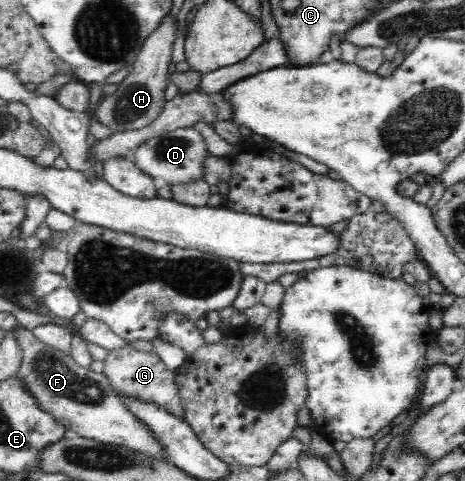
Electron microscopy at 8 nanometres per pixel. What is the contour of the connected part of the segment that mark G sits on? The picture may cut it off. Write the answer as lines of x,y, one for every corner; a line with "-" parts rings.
126,345
108,352
103,361
102,373
117,393
127,395
132,399
144,399
150,403
157,403
174,415
184,415
184,408
182,408
182,402
178,396
178,388
174,382
176,371
168,370
156,352
141,352
131,345

